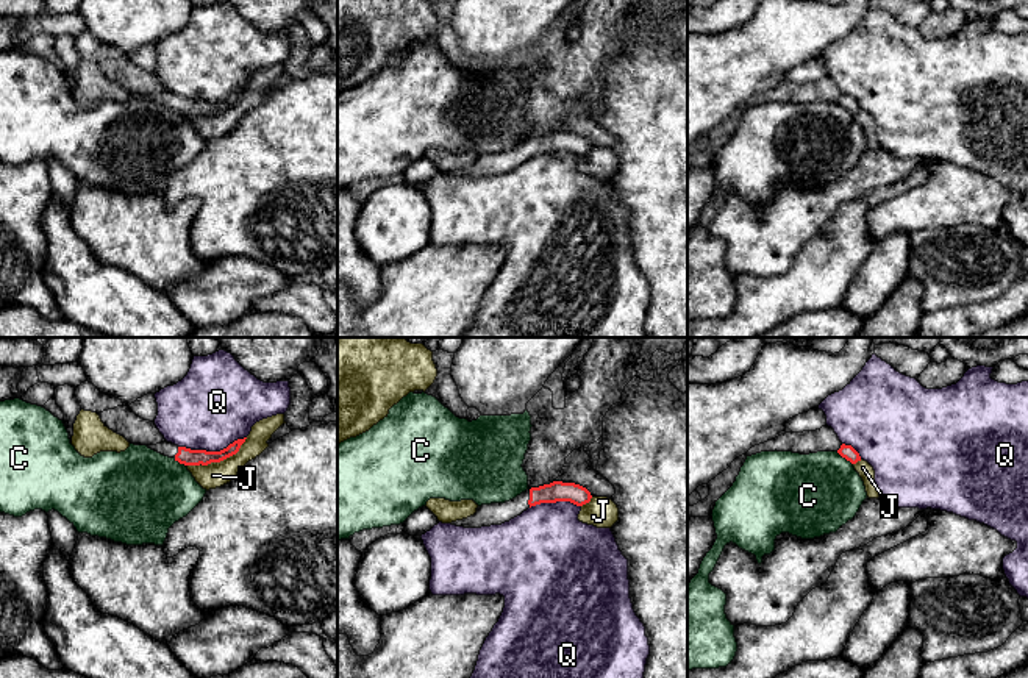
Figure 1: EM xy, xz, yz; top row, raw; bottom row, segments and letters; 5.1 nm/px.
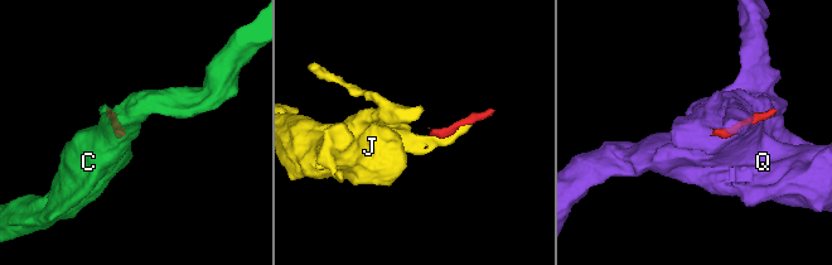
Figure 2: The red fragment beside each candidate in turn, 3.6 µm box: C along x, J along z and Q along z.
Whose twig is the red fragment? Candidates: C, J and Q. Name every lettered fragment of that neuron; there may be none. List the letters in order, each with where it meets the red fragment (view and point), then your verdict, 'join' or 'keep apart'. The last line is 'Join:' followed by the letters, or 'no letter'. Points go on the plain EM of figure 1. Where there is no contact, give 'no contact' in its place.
C: meets red in yz at (844, 107); keep apart
J: meets red in xy at (217, 111); keep apart
Q: meets red in xy at (211, 102); keep apart
Join: no letter

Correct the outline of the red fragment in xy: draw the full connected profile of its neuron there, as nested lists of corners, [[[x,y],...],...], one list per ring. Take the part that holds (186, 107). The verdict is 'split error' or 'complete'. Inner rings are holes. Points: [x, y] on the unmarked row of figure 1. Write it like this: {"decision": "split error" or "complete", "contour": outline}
{"decision": "split error", "contour": [[[247,87],[237,89],[220,102],[191,100],[186,97],[178,97],[167,91],[156,94],[156,95],[147,95],[147,97],[164,106],[173,108],[175,111],[178,111],[180,114],[184,114],[184,116],[200,116],[200,114],[208,116],[211,112],[220,112],[220,111],[236,105],[239,102],[241,95],[245,92],[245,89]]]}

